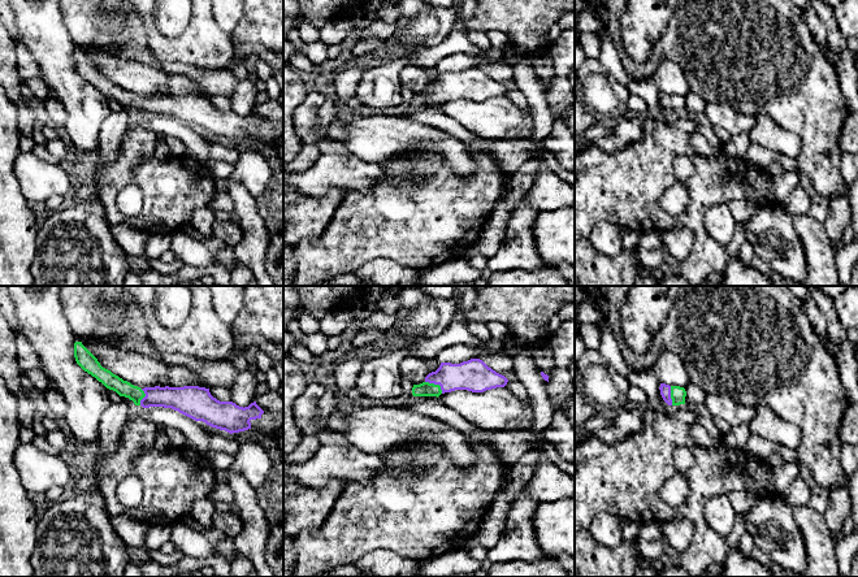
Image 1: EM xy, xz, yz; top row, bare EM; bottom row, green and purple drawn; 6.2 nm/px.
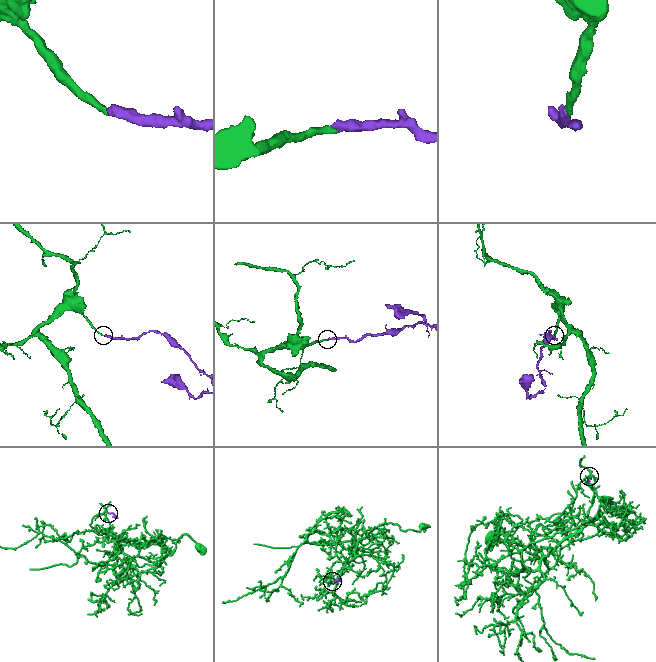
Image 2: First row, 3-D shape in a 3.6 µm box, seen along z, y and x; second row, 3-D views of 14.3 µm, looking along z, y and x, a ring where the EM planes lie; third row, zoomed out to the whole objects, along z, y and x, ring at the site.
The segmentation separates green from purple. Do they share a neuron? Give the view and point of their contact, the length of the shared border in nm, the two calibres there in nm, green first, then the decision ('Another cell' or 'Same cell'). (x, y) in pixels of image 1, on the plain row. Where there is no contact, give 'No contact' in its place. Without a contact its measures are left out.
Touches green at xz (436, 94). Shared border 130 nm. Thickness 90 nm (green) against 200 nm. Same cell

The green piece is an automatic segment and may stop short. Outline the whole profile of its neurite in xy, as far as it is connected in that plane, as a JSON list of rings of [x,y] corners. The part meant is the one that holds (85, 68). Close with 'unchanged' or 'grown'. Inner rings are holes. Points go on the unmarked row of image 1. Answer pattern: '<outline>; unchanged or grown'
[[[82,51],[74,52],[74,66],[84,81],[120,105],[129,107],[135,114],[172,117],[195,130],[203,130],[230,143],[251,138],[250,130],[261,127],[264,122],[256,110],[244,117],[233,110],[220,110],[205,96],[155,95],[140,97],[103,77]]]; grown

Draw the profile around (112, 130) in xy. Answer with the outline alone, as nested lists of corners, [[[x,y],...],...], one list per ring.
[[[121,105],[120,112],[112,112],[100,126],[99,162],[110,164],[121,148],[122,139],[131,126],[135,113],[129,107]]]

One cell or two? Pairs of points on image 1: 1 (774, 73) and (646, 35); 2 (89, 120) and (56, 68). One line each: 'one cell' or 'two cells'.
1: two cells
2: one cell

